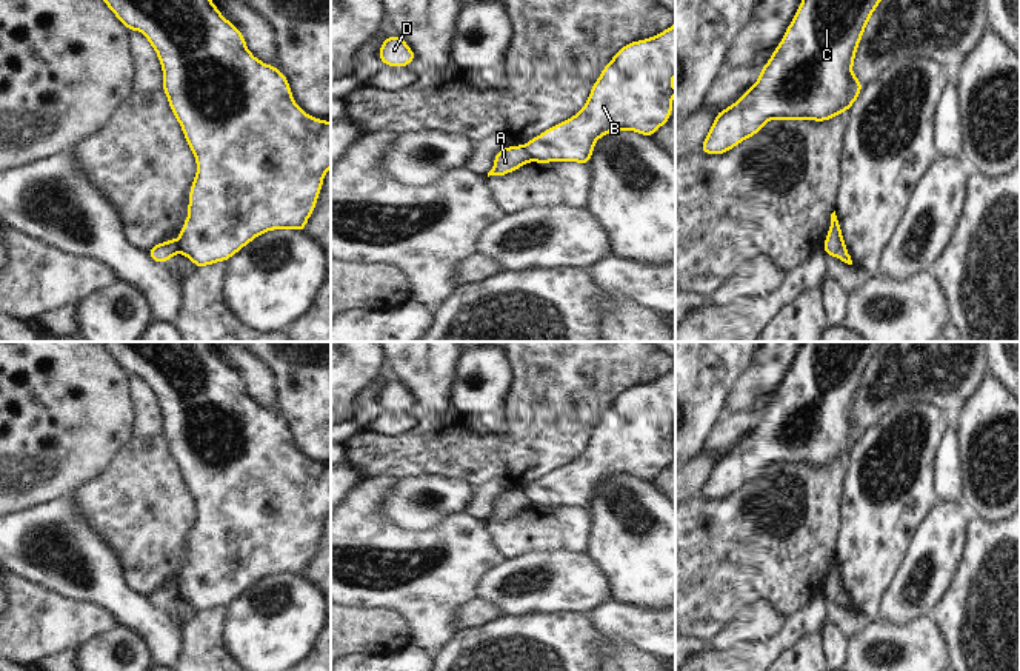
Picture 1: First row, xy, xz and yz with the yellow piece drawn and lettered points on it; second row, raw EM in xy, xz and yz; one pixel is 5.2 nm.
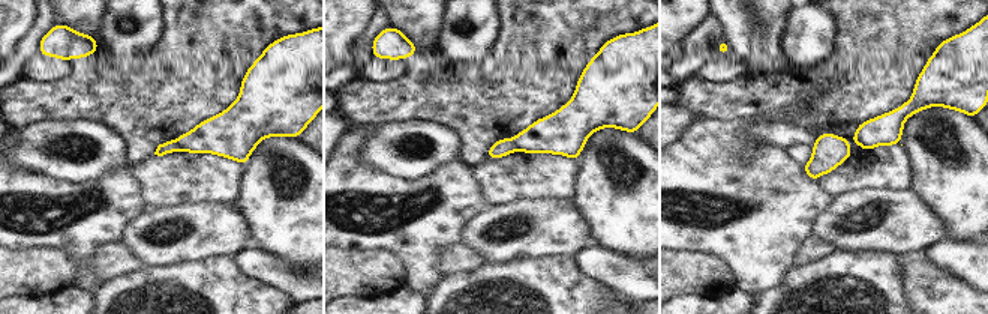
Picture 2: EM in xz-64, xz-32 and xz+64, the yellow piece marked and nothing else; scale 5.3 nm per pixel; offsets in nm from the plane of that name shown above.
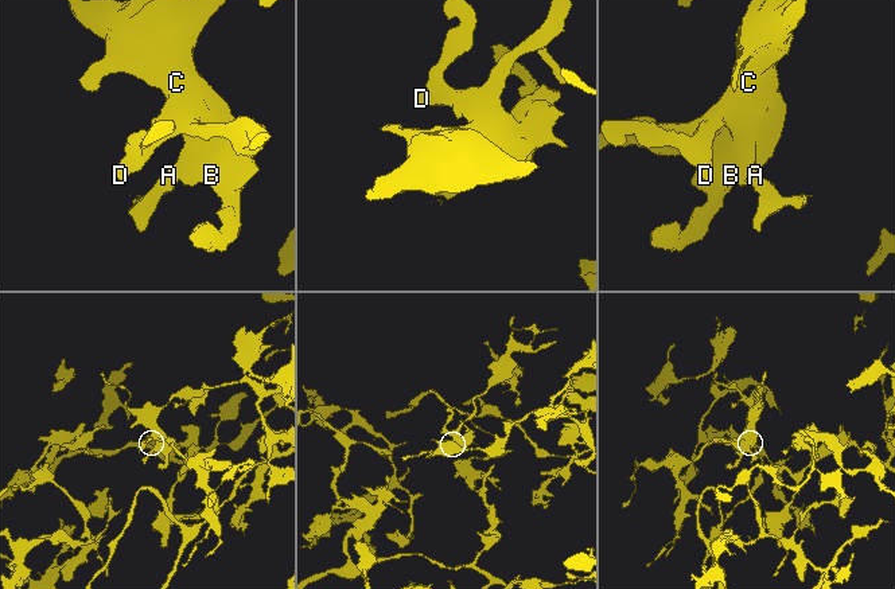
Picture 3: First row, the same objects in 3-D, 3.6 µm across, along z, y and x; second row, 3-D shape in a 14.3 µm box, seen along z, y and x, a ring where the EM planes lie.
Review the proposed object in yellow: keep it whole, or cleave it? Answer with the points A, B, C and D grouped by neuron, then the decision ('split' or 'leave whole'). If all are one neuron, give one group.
A / B C D | split

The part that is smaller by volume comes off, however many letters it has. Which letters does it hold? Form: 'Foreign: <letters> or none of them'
Foreign: A

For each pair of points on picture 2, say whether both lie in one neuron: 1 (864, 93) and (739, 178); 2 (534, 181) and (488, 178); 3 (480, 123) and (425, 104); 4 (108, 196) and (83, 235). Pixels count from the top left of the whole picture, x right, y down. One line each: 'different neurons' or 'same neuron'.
1: different neurons
2: same neuron
3: same neuron
4: same neuron

